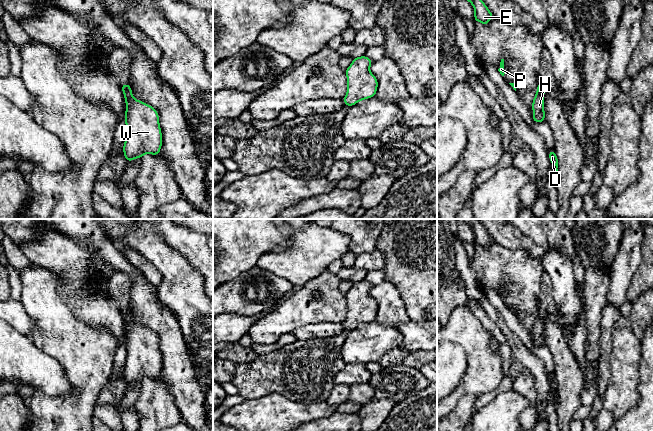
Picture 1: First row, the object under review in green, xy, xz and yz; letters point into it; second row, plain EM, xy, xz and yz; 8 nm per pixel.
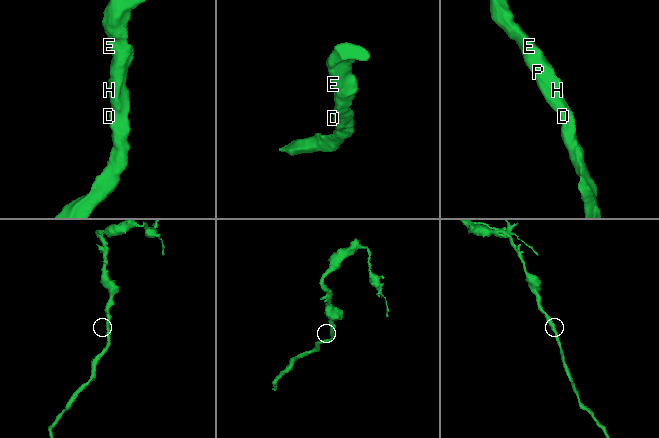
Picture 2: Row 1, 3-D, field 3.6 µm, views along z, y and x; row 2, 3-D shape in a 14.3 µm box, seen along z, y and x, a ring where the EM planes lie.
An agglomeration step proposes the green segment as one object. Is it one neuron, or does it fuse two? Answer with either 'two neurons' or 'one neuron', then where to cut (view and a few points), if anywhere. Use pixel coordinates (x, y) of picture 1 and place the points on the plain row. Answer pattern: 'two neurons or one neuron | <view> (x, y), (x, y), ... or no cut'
one neuron | no cut

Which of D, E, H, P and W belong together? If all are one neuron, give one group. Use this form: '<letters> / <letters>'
D E H P W

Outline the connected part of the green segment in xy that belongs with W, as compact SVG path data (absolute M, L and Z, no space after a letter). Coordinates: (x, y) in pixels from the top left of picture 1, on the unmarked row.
M128 307L122 308L121 313L126 327L124 342L127 356L123 369L126 385L142 382L146 377L158 379L162 370L162 356L157 334L136 324Z

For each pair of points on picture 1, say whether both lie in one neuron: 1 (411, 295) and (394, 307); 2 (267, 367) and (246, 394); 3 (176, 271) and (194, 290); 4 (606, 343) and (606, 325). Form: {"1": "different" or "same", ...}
{"1": "different", "2": "same", "3": "same", "4": "same"}

